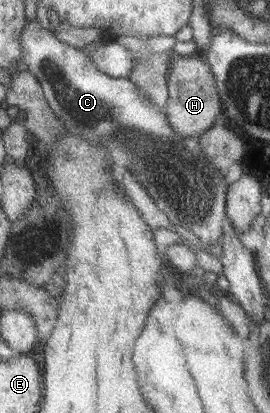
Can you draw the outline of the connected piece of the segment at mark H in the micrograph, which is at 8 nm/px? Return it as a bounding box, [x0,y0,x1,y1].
[164,55,224,137]

